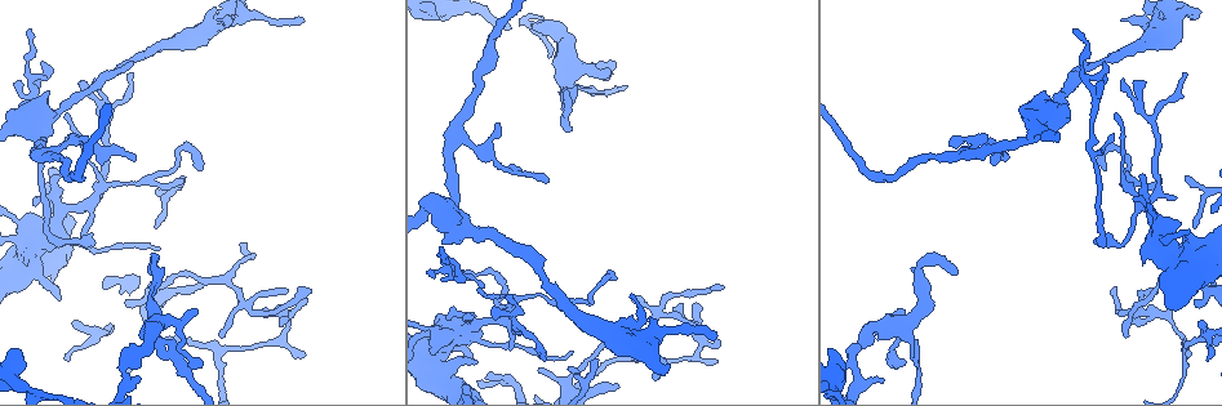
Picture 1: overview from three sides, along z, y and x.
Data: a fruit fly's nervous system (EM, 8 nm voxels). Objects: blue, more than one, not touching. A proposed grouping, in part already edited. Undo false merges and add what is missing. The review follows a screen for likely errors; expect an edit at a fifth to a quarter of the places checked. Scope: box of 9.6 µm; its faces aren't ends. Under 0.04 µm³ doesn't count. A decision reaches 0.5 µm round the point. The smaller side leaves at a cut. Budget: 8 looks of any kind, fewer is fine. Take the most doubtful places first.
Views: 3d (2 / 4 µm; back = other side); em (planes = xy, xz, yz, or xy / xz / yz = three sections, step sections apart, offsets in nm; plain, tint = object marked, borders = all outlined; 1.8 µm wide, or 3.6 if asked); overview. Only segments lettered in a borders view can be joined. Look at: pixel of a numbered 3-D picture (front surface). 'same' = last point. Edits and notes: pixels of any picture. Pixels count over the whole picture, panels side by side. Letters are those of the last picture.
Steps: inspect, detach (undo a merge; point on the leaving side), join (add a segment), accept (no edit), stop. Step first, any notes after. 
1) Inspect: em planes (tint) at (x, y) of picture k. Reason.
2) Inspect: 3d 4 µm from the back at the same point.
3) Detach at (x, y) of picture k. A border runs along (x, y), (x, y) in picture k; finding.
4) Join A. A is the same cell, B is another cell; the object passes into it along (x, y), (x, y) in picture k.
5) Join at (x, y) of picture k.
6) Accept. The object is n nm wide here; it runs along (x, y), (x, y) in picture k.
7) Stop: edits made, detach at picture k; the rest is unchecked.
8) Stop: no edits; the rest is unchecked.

Inspect: em xz step 8 (borders) at (956, 268) of picture 1. Branch stops here.

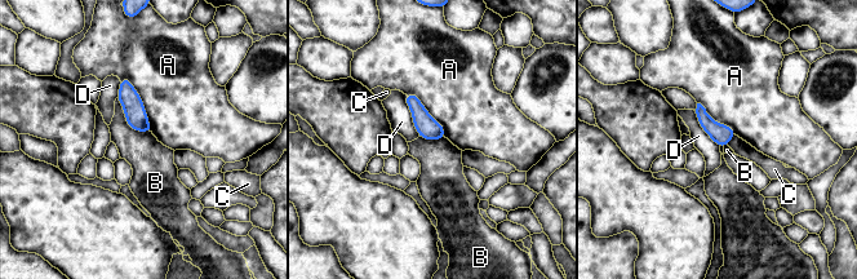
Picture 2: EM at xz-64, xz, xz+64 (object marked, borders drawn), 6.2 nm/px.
Inspect: em planes (borders) at the same point. Cut it another way.

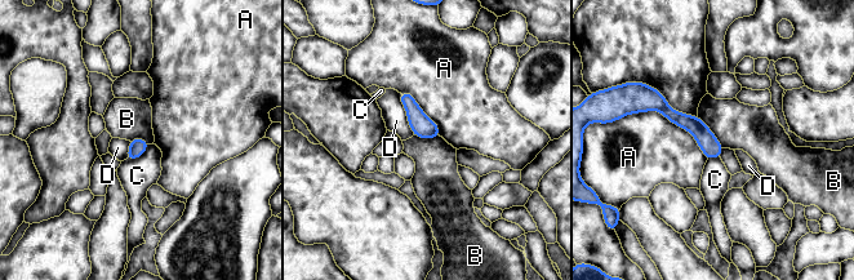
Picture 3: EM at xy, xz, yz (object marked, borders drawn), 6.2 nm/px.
Accept. The object is 110 nm wide here; A, B, C and D are other cells; a border runs along (698, 115), (724, 147) in picture 3; no lettered segment goes on from it.

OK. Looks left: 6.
Inspect: 3d 2 µm at (1140, 205) of picture 1. Thick turns thin.

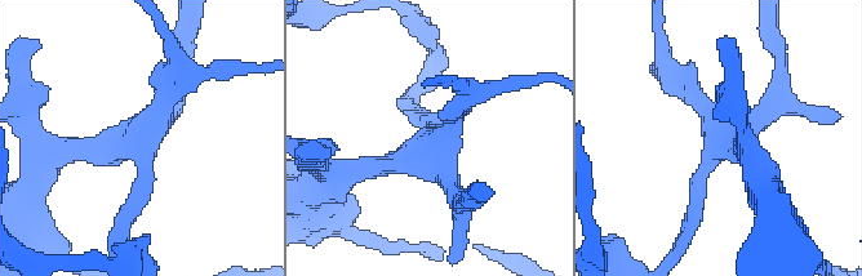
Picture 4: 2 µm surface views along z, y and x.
Inspect: em planes (borders) at (728, 142) of picture 4. Now the EM.

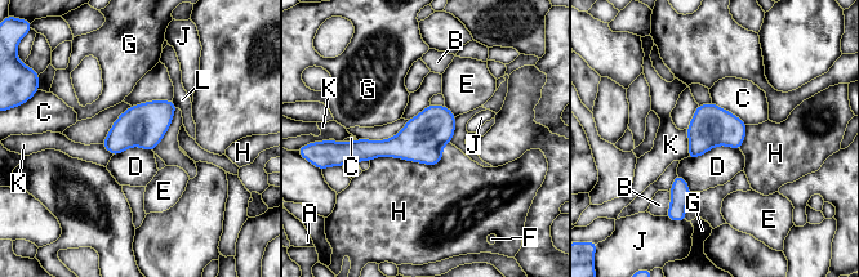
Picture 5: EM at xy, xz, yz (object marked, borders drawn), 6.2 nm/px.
Accept. A, B, C, D, E, F, G, H, J, K and L are other cells; a border runs along (739, 148), (715, 146), (686, 159) in picture 5; one neuron here.

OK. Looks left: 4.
Inspect: 3d 4 µm at (127, 302) of picture 1. Free end.

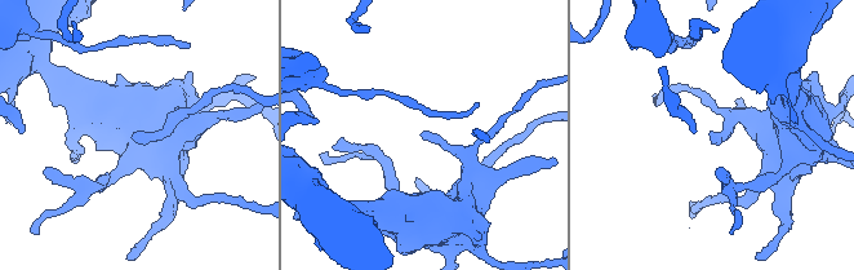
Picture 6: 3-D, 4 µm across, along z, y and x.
Inspect: em xy step 16 (tint) at (425, 130) of picture 6.

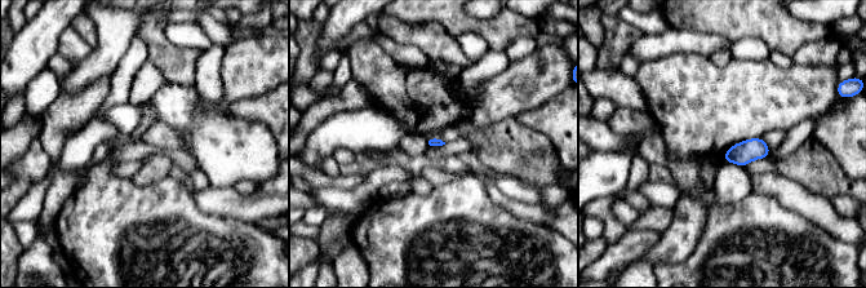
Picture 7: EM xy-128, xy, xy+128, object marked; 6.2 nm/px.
Inspect: em planes (borders) at the same point. Cut it another way.

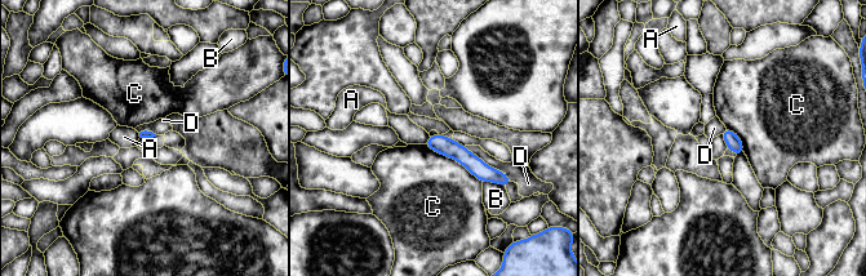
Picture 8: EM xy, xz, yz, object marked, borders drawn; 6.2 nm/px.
Accept. The longest contact is with C, 440 nm; A, B, C and D are other cells; a border runs along (463, 146), (502, 170), (511, 181) in picture 8; no lettered segment goes on from it.

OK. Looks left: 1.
Stop: no edits; the rest is unchecked.

